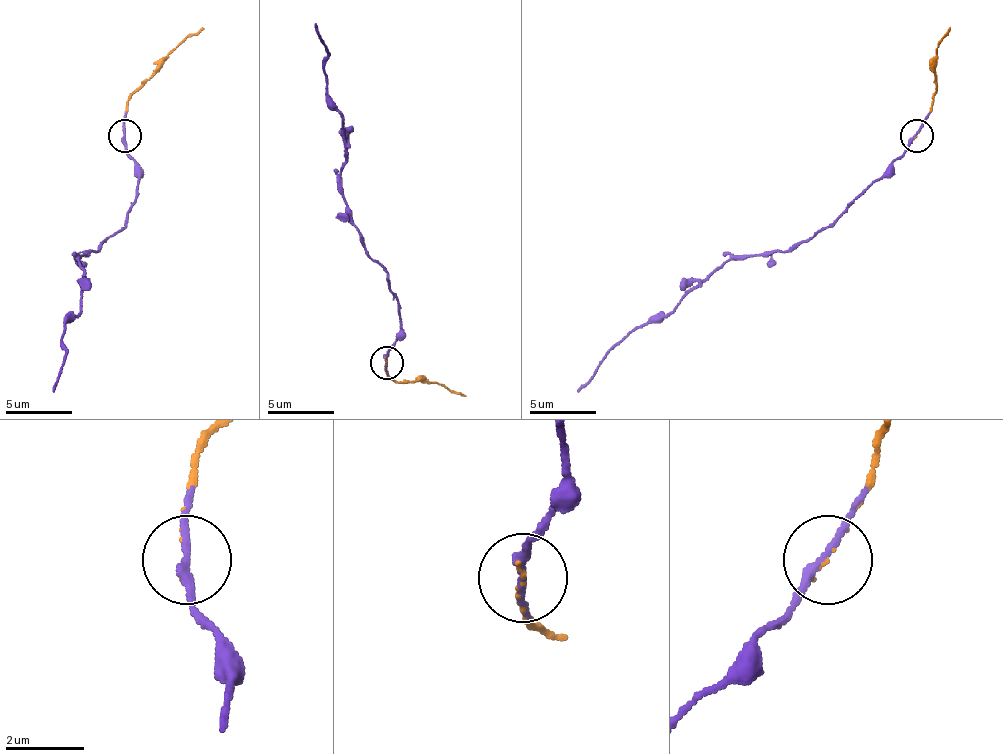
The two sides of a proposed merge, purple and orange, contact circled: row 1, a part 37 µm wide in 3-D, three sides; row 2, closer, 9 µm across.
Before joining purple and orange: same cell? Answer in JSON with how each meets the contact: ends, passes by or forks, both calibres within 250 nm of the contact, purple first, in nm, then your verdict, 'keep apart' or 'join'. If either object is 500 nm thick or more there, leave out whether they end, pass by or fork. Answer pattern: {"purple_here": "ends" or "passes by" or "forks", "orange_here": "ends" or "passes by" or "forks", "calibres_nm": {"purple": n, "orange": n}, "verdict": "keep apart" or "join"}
{"purple_here": "passes by", "orange_here": "ends", "calibres_nm": {"purple": 200, "orange": 60}, "verdict": "join"}

